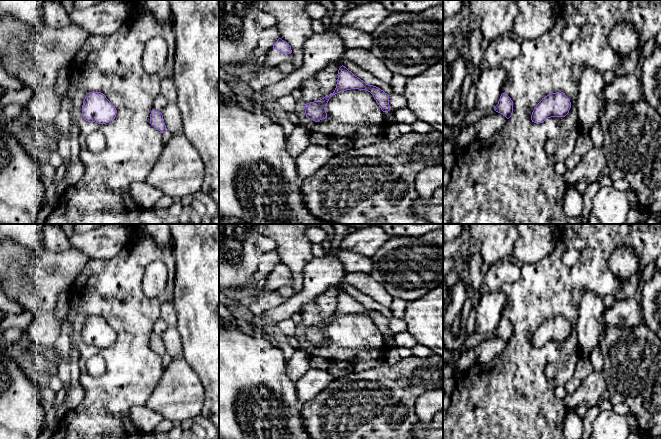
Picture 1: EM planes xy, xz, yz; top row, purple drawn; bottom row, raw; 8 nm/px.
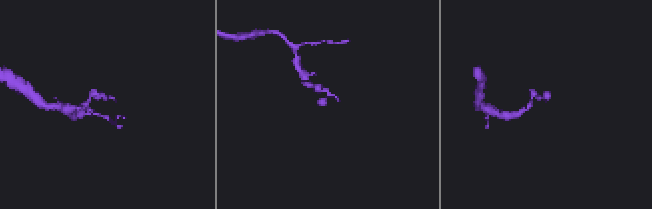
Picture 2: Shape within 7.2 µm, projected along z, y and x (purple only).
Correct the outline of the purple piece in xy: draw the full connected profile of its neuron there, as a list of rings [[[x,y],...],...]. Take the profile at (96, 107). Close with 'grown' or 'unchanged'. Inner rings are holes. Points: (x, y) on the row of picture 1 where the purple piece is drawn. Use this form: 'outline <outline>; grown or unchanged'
outline [[[90,92],[82,105],[82,116],[88,122],[106,124],[115,119],[116,108],[101,92]]]; unchanged

